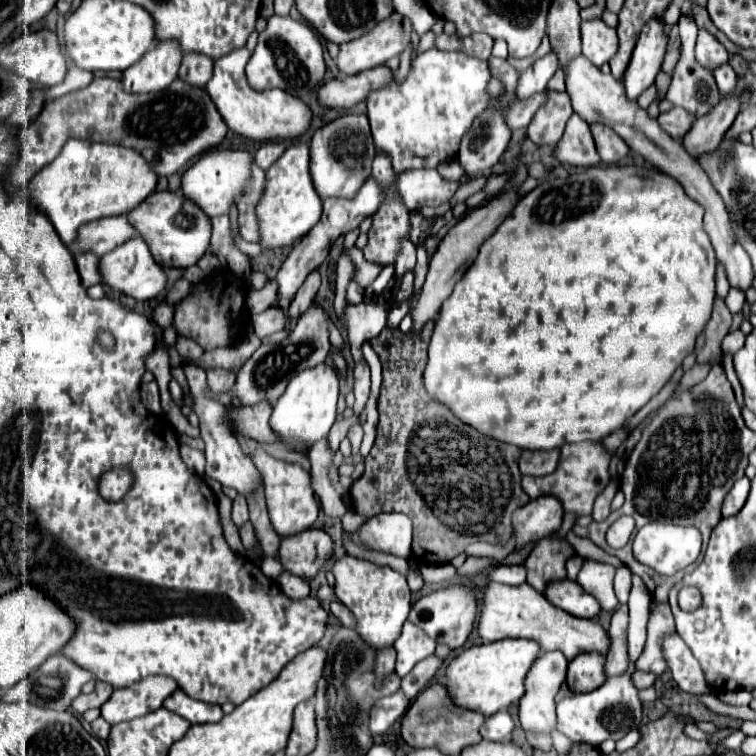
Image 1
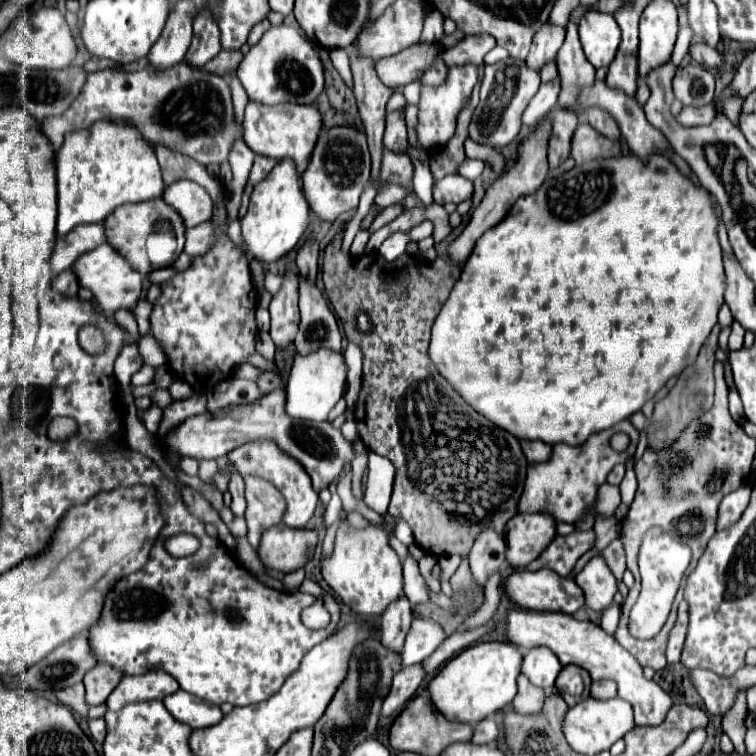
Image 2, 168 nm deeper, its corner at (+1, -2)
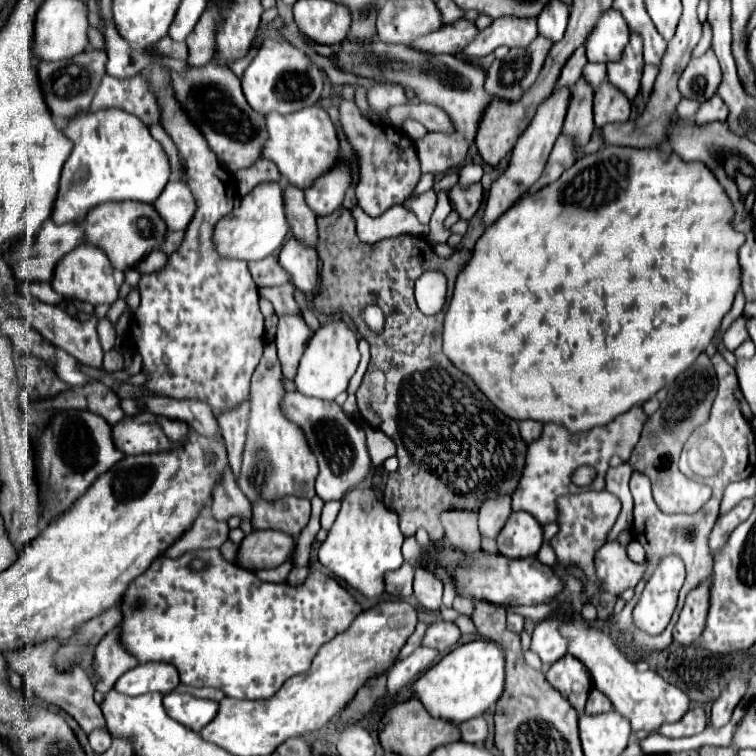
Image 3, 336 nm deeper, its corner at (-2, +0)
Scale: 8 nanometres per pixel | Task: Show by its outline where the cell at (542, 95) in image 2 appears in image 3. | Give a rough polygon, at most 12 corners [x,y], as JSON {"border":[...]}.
{"border":[[580,45],[566,61],[556,87],[568,87],[580,79],[586,53]]}

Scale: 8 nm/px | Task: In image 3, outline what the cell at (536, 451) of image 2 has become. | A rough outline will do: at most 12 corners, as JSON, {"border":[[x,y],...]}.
{"border":[[520,421],[520,435],[526,443],[534,443],[542,435],[536,421]]}

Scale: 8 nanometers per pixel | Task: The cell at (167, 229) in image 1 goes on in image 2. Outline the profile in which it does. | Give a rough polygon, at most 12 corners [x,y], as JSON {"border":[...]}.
{"border":[[163,199],[127,203],[105,221],[107,243],[147,275],[145,239],[167,223],[183,251],[185,227]]}

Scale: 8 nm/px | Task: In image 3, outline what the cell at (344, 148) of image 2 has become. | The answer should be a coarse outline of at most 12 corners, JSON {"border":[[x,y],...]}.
{"border":[[352,161],[322,173],[304,191],[316,215],[342,207],[354,185]]}

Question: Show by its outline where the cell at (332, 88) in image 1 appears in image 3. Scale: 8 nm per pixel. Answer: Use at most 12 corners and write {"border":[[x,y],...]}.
{"border":[[458,19],[416,39],[428,55],[456,55],[476,37],[474,21]]}

